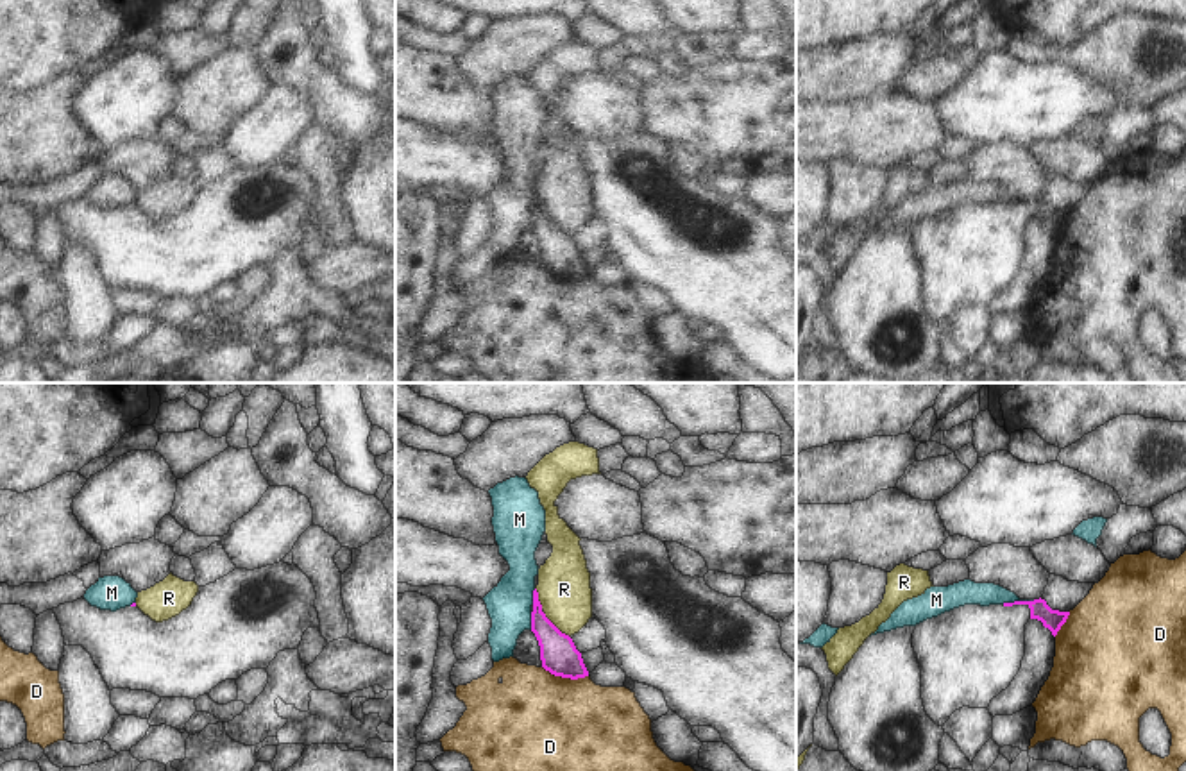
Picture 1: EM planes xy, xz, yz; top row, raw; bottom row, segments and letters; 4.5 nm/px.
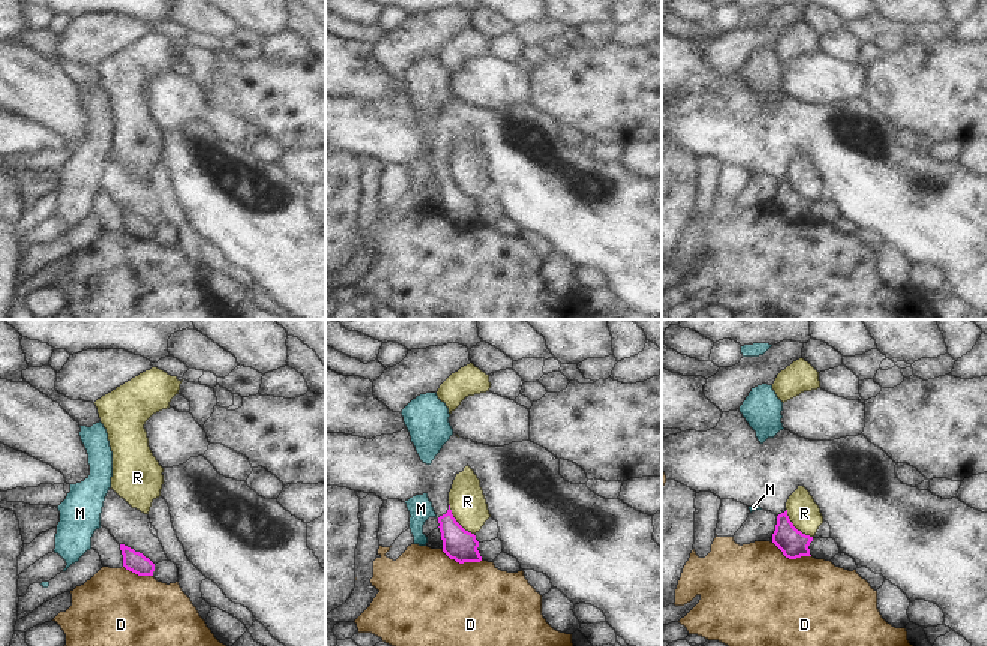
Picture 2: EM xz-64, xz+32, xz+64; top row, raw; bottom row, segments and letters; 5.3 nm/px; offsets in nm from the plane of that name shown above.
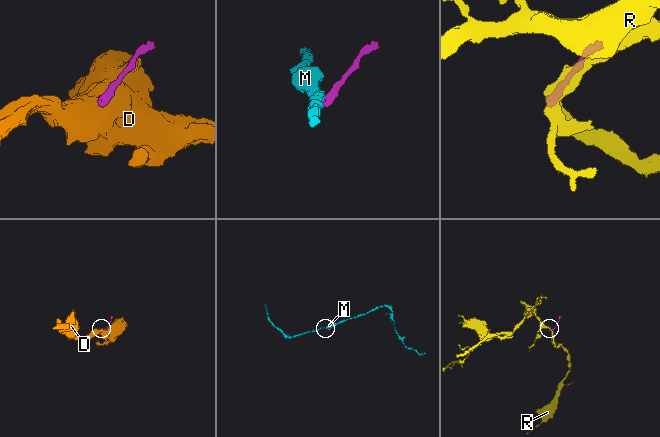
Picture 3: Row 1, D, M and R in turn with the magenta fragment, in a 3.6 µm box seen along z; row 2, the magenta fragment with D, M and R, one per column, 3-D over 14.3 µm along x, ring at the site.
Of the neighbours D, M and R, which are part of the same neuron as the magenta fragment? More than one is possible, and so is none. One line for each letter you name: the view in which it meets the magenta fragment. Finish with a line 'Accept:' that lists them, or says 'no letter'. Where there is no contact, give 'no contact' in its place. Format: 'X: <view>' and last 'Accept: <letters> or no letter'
Accept: no letter

